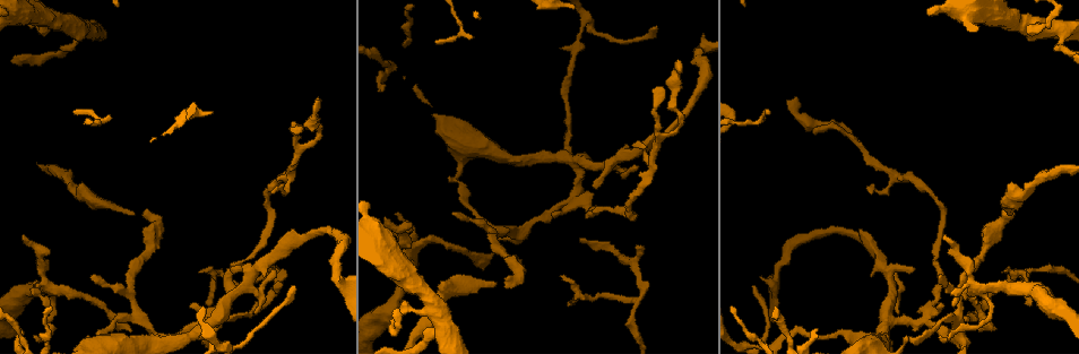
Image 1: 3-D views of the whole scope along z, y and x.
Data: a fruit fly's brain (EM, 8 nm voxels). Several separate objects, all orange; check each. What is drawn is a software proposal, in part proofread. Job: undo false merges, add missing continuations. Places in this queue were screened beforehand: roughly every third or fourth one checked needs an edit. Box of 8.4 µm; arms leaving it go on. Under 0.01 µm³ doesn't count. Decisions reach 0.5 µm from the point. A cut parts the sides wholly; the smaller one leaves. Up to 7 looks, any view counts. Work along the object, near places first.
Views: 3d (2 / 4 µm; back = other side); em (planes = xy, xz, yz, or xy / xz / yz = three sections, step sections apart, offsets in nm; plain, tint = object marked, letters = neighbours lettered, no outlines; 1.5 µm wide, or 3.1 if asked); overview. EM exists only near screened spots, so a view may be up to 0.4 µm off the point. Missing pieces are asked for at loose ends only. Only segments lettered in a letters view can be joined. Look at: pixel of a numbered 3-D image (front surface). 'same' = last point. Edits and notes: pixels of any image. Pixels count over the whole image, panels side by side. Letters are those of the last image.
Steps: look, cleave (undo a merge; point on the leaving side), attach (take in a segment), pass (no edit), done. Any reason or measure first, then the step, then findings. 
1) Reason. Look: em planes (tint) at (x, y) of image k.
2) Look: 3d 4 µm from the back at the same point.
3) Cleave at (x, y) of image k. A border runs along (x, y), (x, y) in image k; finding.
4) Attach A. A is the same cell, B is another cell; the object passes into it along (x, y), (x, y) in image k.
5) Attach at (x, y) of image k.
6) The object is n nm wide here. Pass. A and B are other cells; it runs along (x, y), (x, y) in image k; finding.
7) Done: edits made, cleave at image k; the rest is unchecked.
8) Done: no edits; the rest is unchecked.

Sharp bend. Look: em planes (tint) at (218, 274) of image 1.

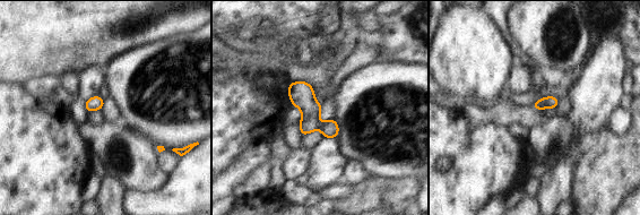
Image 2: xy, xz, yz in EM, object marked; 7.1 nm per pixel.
Look: em planes (letters) at the same point.

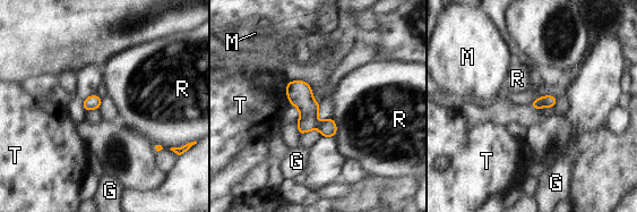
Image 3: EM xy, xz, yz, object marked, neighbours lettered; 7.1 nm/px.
The longest contact is with R, 140 nm. Pass. G, M, R and T are other cells; a border runs along (332, 118), (336, 125), (336, 136) in image 3; one neuron here.

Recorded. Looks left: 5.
Arms part here. Look: 3d 2 µm at (491, 234) of image 1.

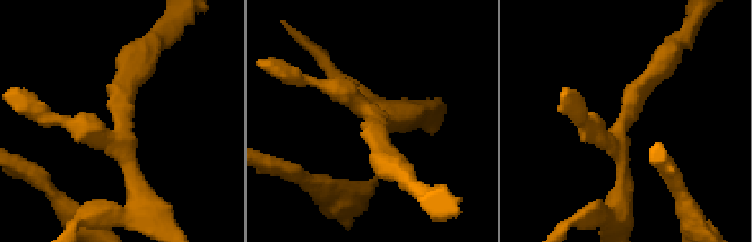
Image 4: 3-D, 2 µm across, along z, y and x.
Look: em planes (letters) at (123, 145) of image 4.

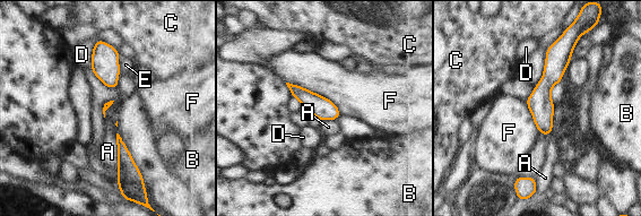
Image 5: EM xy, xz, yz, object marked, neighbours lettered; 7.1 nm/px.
Pass. A, B, C, D, E and F are other cells; it runs along (559, 43), (544, 86), (547, 132) in image 5; all the same neuron.

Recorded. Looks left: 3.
Done: no edits; the rest is unchecked.

